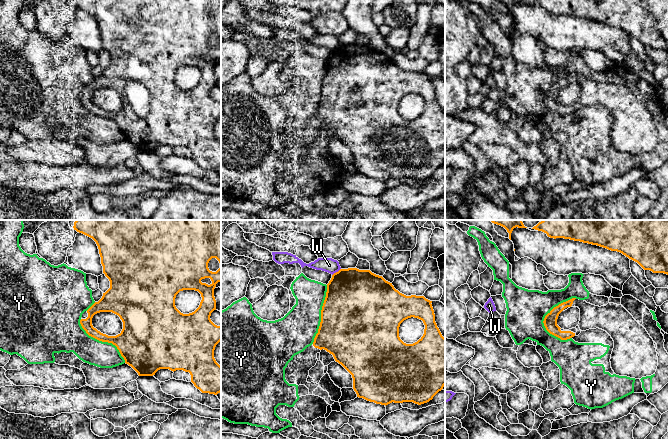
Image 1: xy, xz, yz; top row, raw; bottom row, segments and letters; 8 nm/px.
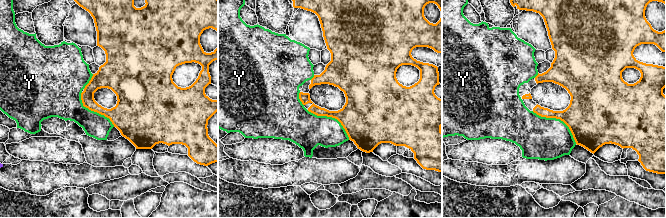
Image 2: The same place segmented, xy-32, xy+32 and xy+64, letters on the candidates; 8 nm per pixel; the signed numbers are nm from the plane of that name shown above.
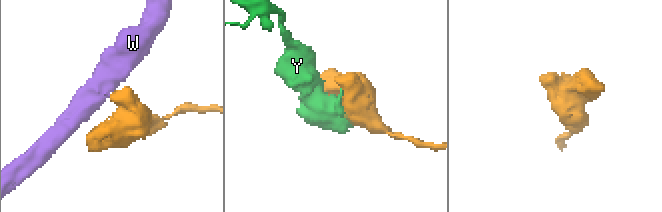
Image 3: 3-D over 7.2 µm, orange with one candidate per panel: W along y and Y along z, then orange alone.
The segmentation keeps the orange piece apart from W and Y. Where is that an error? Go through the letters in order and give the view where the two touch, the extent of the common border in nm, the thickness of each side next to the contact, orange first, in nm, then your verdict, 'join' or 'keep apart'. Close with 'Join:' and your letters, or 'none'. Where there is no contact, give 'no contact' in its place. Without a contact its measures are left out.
W: xz | 90 nm | 460/120 nm | keep apart
Y: yz | 360 nm | 110/320 nm | keep apart
Join: none

